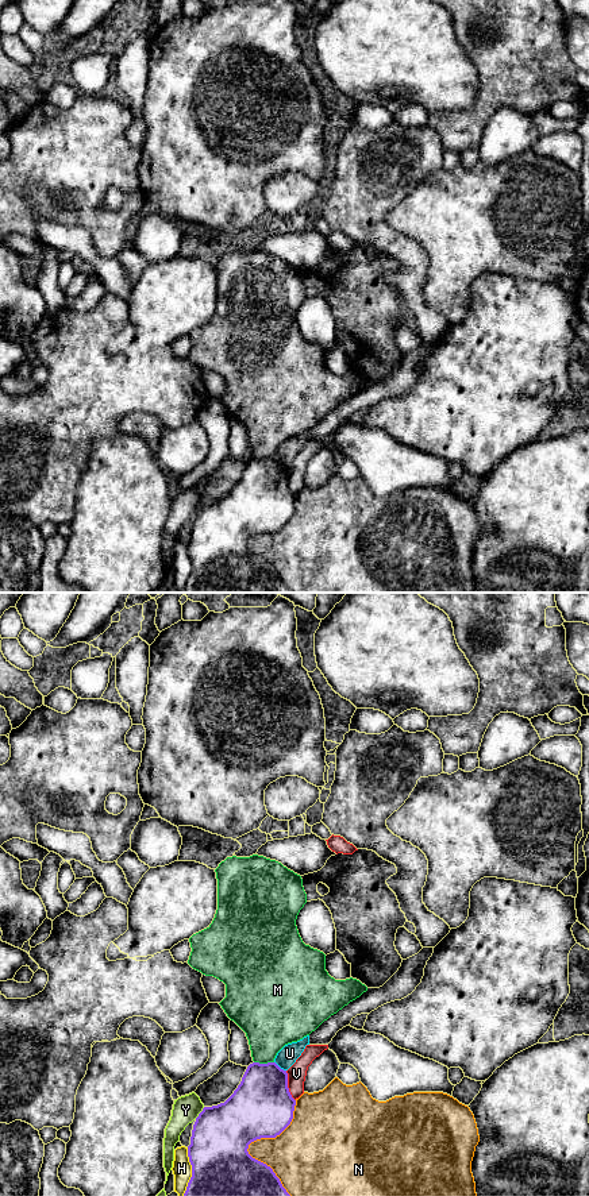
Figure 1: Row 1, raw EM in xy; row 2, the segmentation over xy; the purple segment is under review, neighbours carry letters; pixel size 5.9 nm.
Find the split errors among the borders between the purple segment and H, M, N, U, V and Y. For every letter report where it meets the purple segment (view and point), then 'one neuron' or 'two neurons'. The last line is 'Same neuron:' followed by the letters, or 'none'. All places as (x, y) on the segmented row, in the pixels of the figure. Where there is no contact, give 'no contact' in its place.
H: meets purple in xy at (192, 1172); two neurons
M: meets purple in xy at (264, 1064); two neurons
N: meets purple in xy at (251, 1141); two neurons
U: meets purple in xy at (278, 1067); two neurons
V: meets purple in xy at (287, 1085); two neurons
Y: meets purple in xy at (200, 1112); two neurons
Same neuron: none

